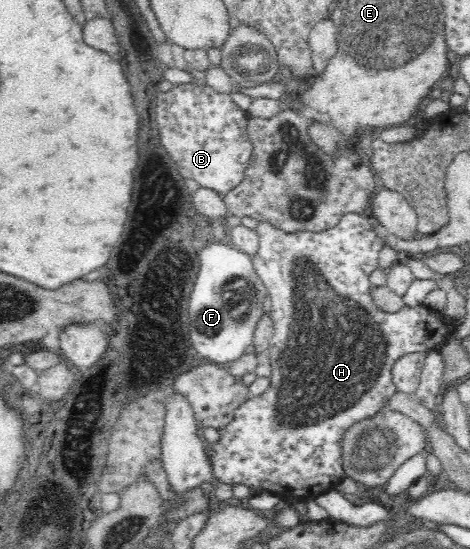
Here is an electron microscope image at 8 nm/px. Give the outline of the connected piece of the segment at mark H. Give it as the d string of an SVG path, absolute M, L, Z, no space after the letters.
M344 213L335 227L321 233L309 230L299 230L298 232L287 232L271 224L269 220L259 220L256 231L258 233L259 246L257 254L252 256L255 270L266 285L268 292L266 301L271 317L271 325L275 329L273 337L269 339L267 347L270 355L270 367L272 372L269 376L270 386L265 393L260 396L252 396L251 400L237 409L233 421L219 429L219 440L214 444L207 444L207 453L212 464L212 475L216 483L245 485L256 491L273 492L280 496L293 496L295 500L315 500L325 493L335 489L335 486L343 481L343 458L341 458L340 437L345 428L359 421L361 418L372 416L378 409L386 408L384 401L393 393L397 392L395 384L392 382L392 363L402 355L431 349L439 349L446 343L451 329L454 328L451 318L445 315L444 311L431 311L424 305L405 305L395 313L387 313L377 306L373 298L373 289L370 287L369 276L379 268L379 253L383 249L384 241L381 239L379 227L367 215L358 213Z

